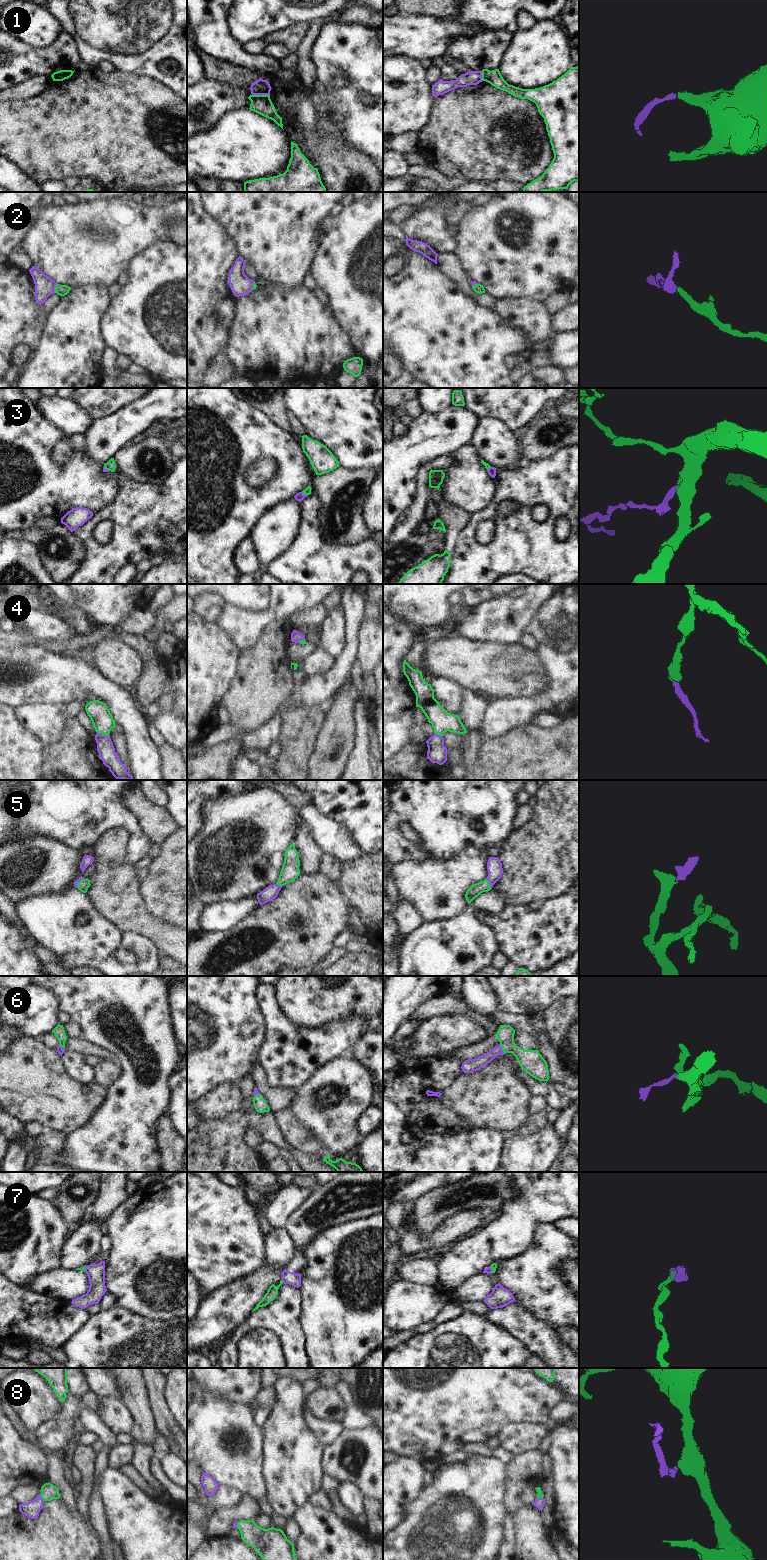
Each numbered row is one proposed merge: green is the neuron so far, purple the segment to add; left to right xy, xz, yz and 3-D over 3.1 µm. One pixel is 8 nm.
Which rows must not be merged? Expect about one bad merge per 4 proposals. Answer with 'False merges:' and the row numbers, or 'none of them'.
False merges: 1

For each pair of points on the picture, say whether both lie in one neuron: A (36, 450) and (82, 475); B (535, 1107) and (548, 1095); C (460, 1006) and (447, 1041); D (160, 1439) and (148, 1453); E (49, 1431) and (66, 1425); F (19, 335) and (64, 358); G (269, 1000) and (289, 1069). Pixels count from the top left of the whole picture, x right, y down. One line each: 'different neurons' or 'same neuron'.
A: same neuron
B: different neurons
C: different neurons
D: different neurons
E: same neuron
F: different neurons
G: same neuron

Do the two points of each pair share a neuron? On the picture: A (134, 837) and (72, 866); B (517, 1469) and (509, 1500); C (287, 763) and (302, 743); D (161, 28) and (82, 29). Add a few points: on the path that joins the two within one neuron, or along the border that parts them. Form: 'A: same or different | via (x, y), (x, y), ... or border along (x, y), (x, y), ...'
A: different | border along (57, 842), (62, 842), (79, 851)
B: same | via (516, 1477), (511, 1492)
C: same | via (292, 758), (298, 748)
D: same | via (141, 30), (102, 29)

